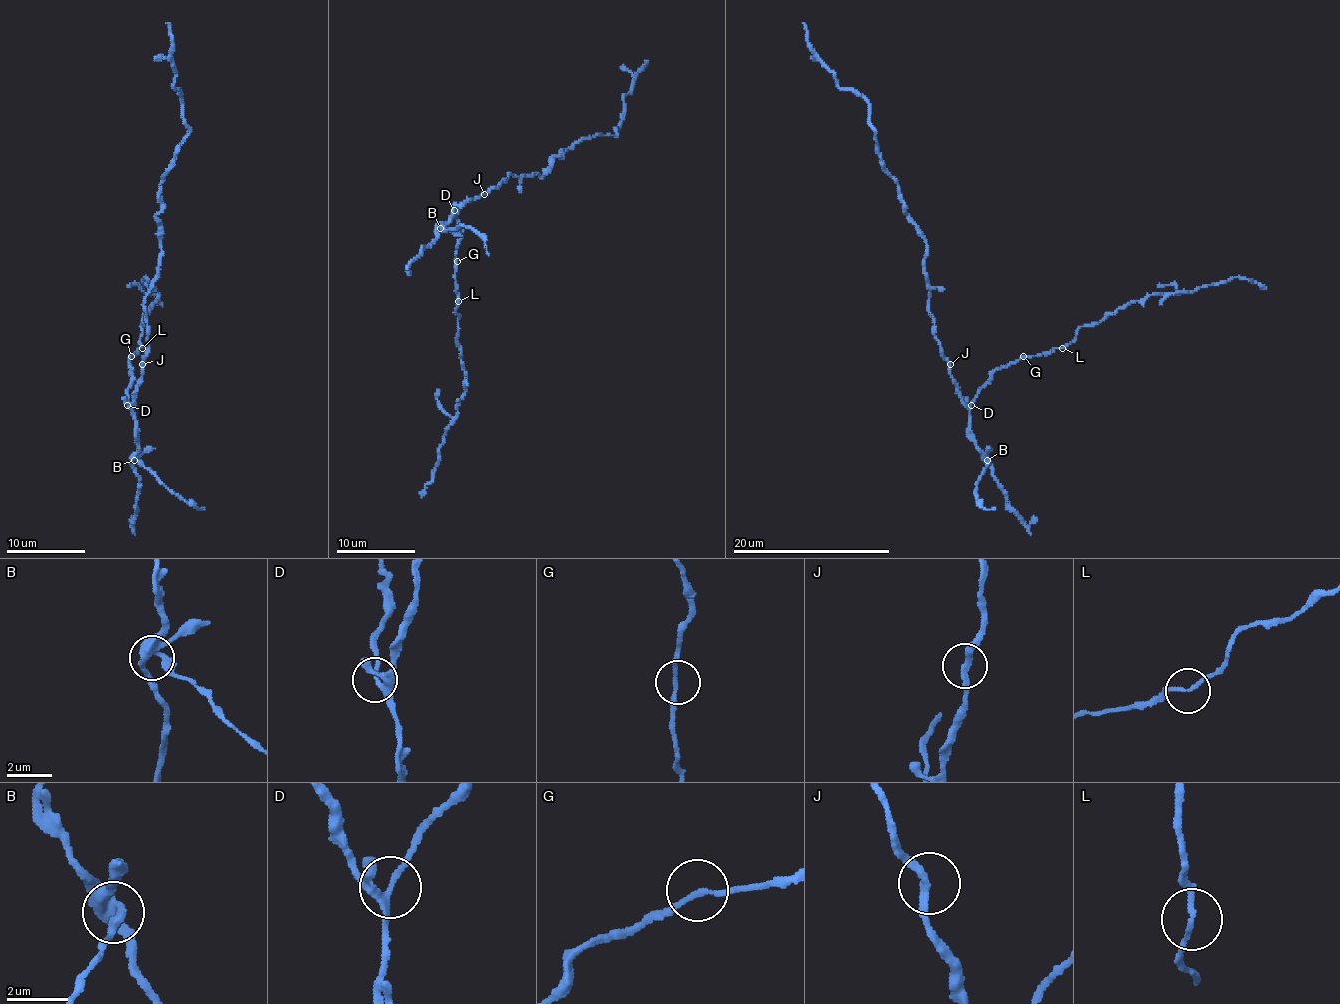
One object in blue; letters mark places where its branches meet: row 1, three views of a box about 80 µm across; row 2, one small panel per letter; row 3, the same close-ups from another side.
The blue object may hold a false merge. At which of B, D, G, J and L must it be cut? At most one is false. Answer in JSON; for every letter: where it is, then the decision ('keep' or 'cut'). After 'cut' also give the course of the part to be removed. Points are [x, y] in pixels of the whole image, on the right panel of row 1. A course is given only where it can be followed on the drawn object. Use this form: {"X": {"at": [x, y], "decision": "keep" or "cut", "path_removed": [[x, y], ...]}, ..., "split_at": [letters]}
{"B": {"at": [987, 460], "decision": "keep"}, "D": {"at": [971, 405], "decision": "keep"}, "G": {"at": [1023, 356], "decision": "keep"}, "J": {"at": [950, 364], "decision": "keep"}, "L": {"at": [1062, 348], "decision": "keep"}, "split_at": []}

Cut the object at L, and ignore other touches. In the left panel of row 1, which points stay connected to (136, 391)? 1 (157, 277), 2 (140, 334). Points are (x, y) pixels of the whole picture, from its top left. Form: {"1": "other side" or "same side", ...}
{"1": "same side", "2": "other side"}

